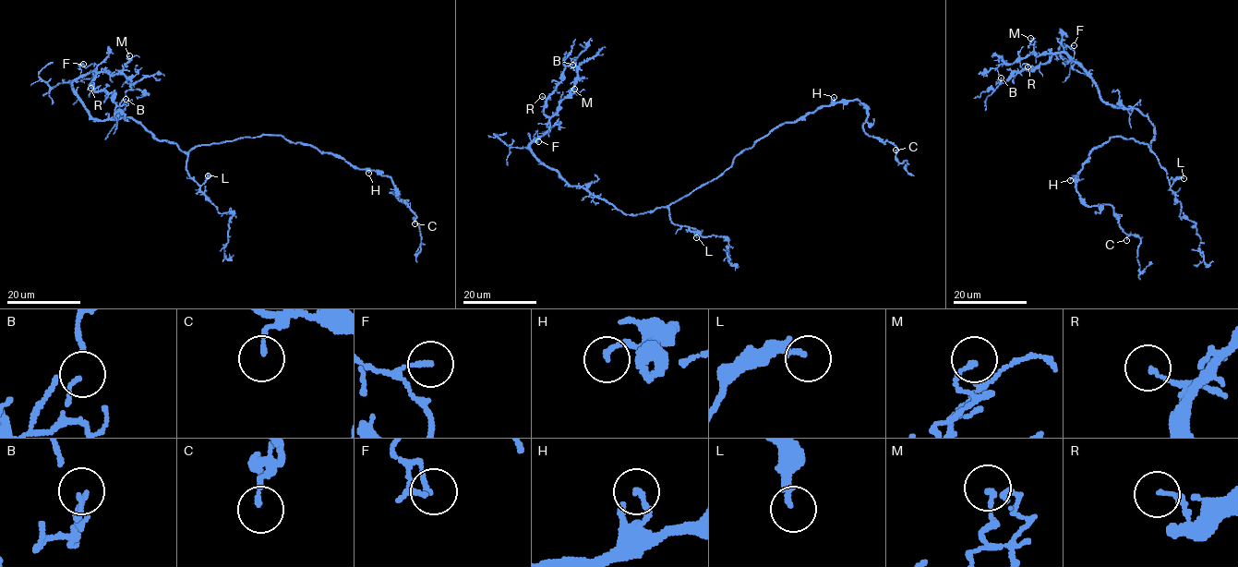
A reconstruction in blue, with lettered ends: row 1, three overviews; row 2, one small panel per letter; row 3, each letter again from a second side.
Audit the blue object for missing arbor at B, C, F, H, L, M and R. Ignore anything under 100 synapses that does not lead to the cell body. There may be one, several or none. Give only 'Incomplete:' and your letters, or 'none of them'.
Incomplete: F

